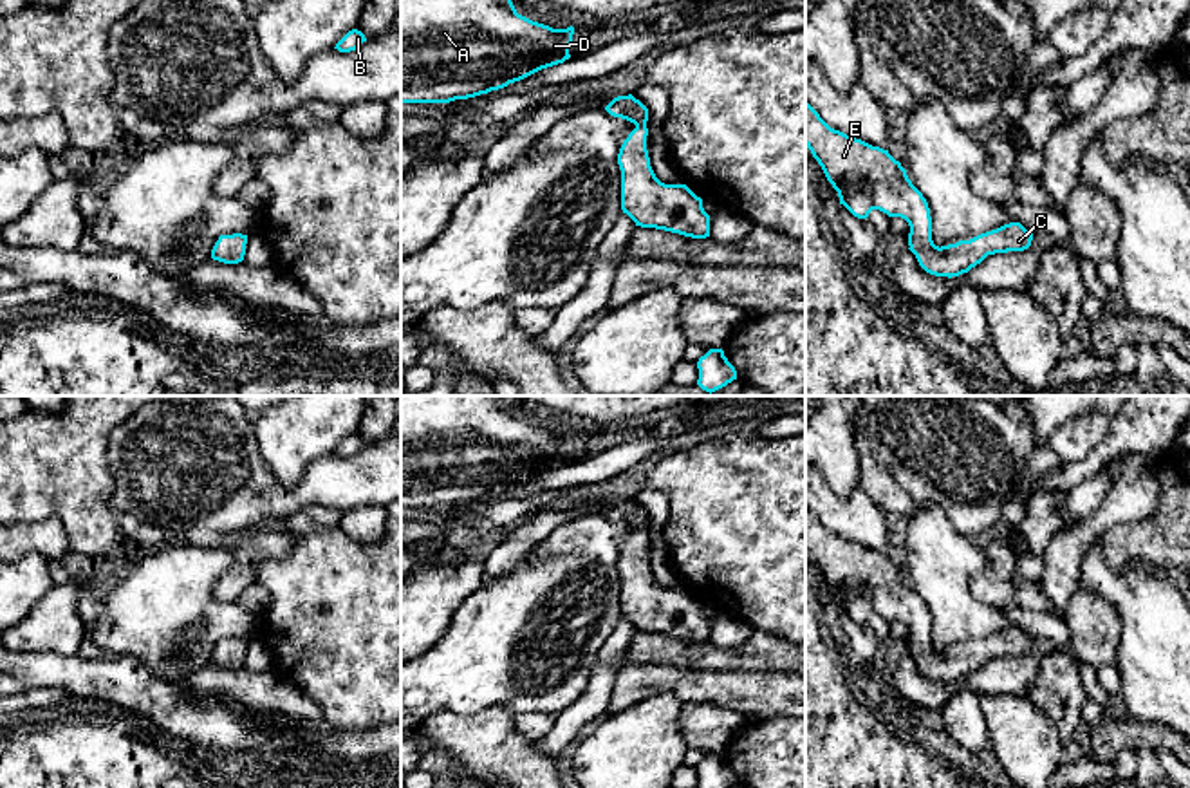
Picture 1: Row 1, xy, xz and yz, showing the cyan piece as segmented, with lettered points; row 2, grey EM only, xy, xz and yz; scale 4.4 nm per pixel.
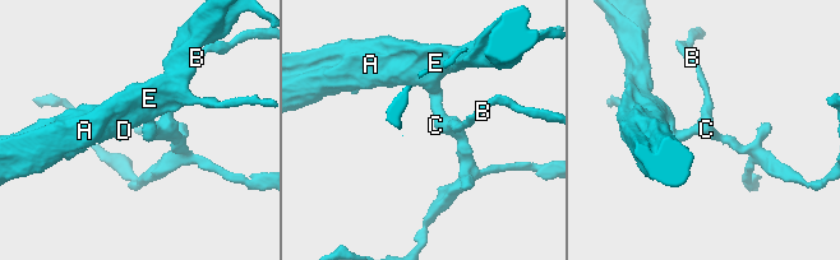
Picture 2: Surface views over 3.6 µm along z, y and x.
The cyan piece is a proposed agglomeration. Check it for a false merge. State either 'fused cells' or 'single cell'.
single cell

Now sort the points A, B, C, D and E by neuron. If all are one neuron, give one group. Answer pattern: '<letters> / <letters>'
A B C D E

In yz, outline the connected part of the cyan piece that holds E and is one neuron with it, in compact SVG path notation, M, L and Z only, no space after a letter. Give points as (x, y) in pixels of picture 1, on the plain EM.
M807 506L805 551L838 596L840 609L854 622L867 624L872 614L879 614L908 627L908 654L930 680L959 681L988 660L1024 656L1031 651L1033 638L1020 627L1004 629L970 645L935 651L928 607L901 568L888 555L831 533Z

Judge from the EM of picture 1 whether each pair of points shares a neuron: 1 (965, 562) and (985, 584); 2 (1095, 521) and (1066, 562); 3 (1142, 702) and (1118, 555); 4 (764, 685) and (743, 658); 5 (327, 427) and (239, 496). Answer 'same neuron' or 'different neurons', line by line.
1: different neurons
2: same neuron
3: different neurons
4: different neurons
5: different neurons

